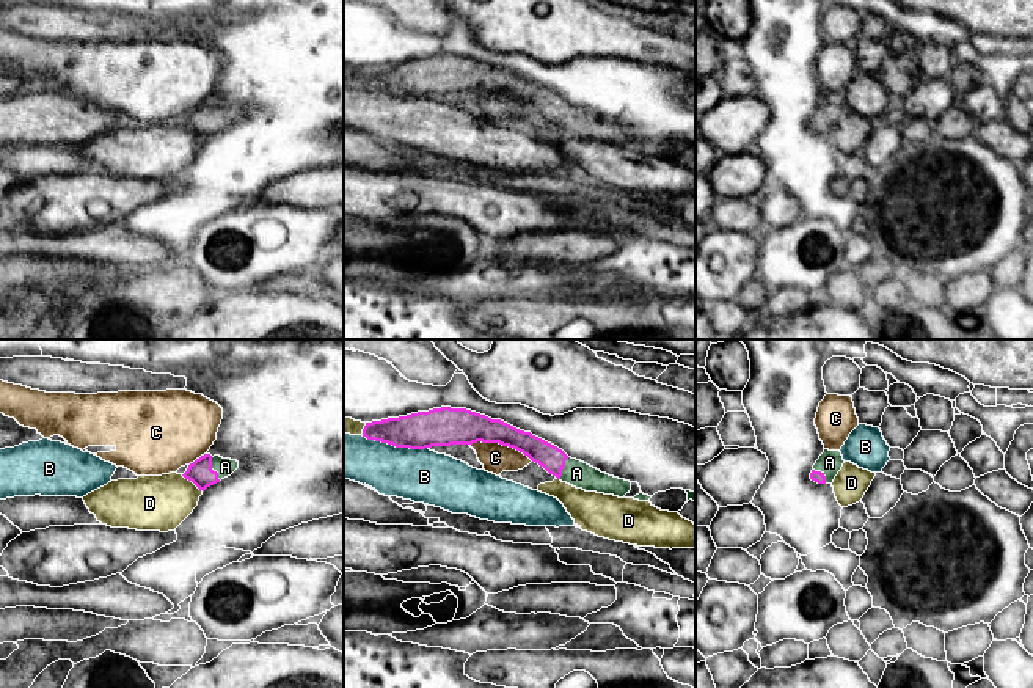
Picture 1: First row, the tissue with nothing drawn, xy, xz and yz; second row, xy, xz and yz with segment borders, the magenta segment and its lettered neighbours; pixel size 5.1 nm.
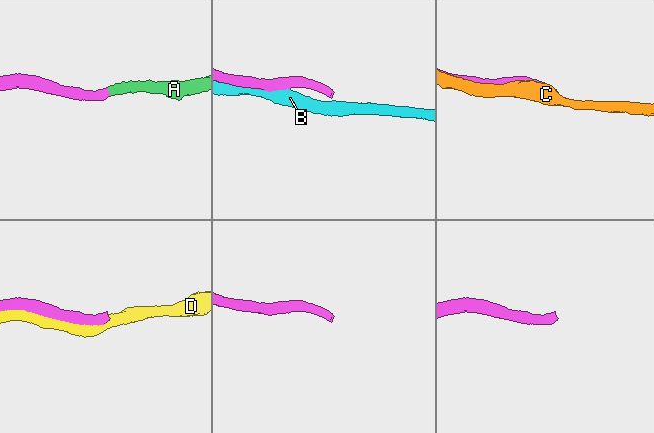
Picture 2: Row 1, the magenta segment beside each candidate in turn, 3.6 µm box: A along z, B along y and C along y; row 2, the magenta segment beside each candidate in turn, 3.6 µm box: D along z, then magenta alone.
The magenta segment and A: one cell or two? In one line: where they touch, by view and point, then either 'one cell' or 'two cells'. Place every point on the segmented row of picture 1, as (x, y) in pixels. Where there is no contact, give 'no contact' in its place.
meets magenta in xy at (211, 468); one cell

